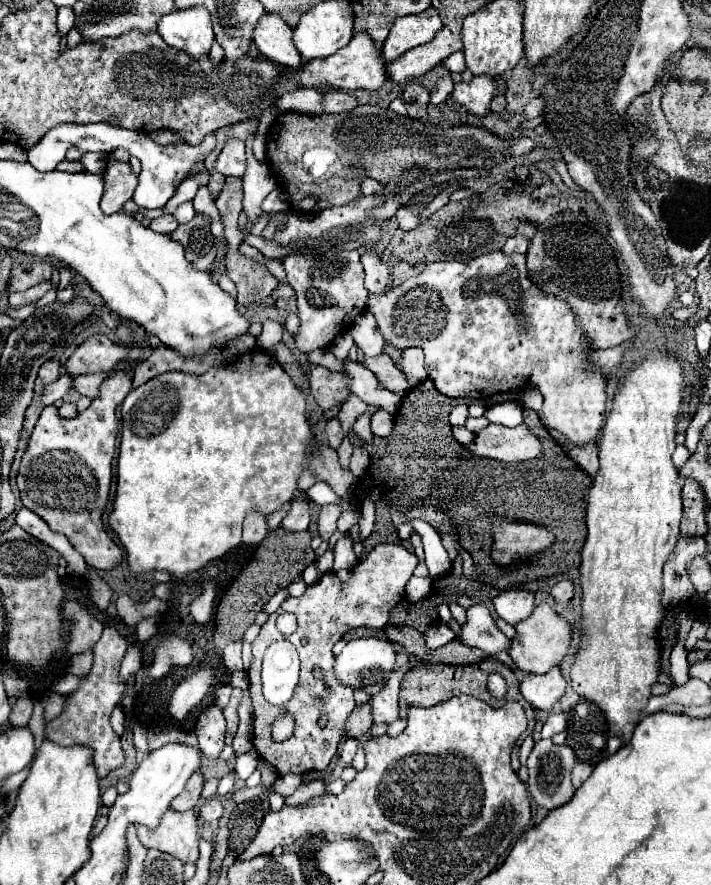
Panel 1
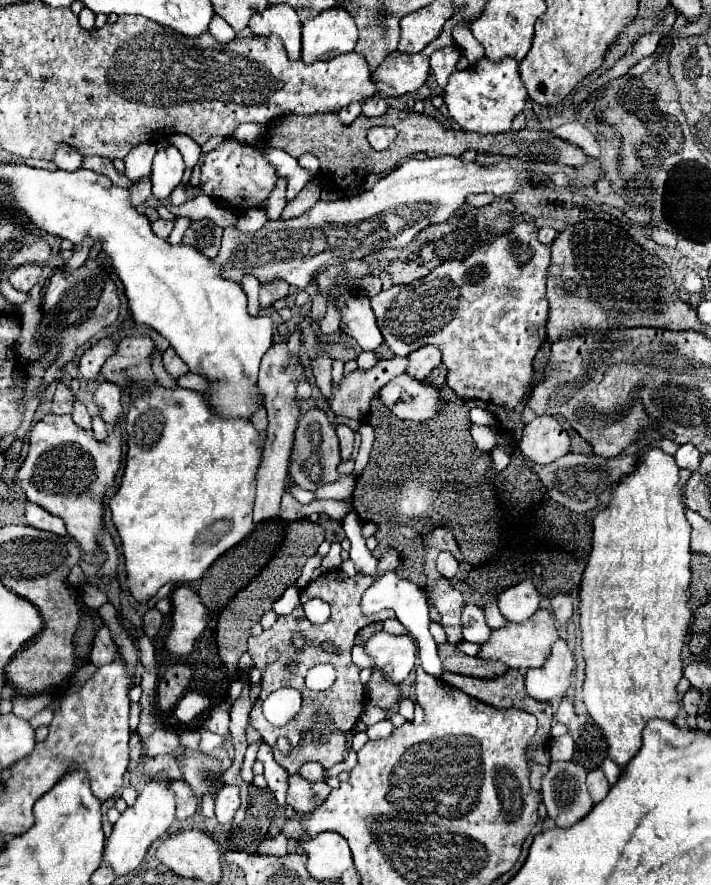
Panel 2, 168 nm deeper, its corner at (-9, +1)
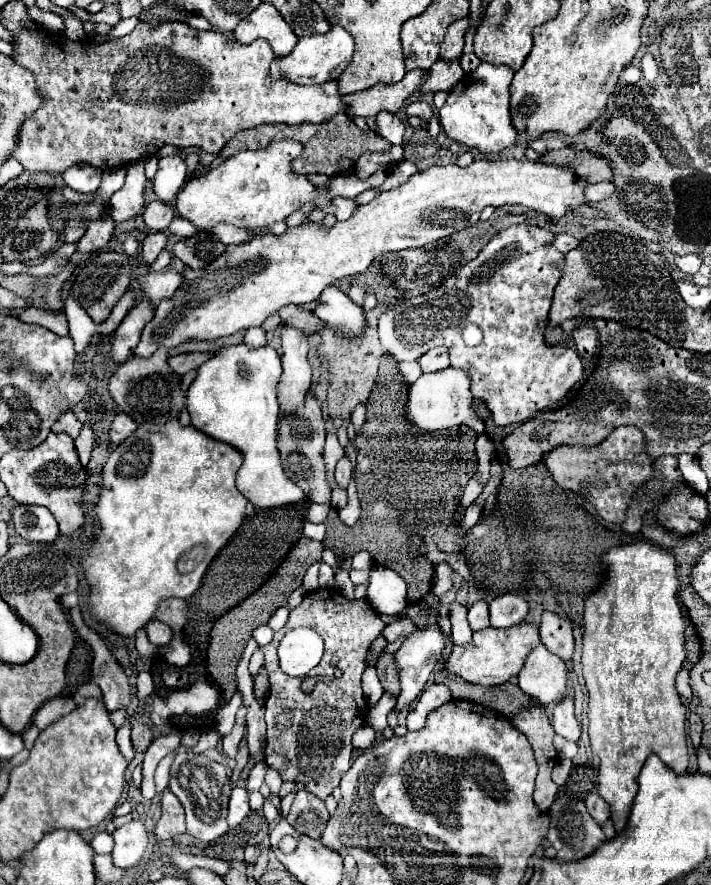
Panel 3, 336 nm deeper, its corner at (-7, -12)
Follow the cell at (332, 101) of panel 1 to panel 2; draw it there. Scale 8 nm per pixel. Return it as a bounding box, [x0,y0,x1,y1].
[363,95,389,117]

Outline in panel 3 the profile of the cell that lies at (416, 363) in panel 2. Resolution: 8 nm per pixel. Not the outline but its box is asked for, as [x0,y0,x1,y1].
[419,348,449,374]

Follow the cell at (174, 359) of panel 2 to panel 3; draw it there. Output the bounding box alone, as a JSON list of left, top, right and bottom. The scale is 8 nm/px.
[169,352,207,376]

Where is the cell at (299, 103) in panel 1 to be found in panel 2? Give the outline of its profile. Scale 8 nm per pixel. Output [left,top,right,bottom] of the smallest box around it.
[337,103,363,123]

